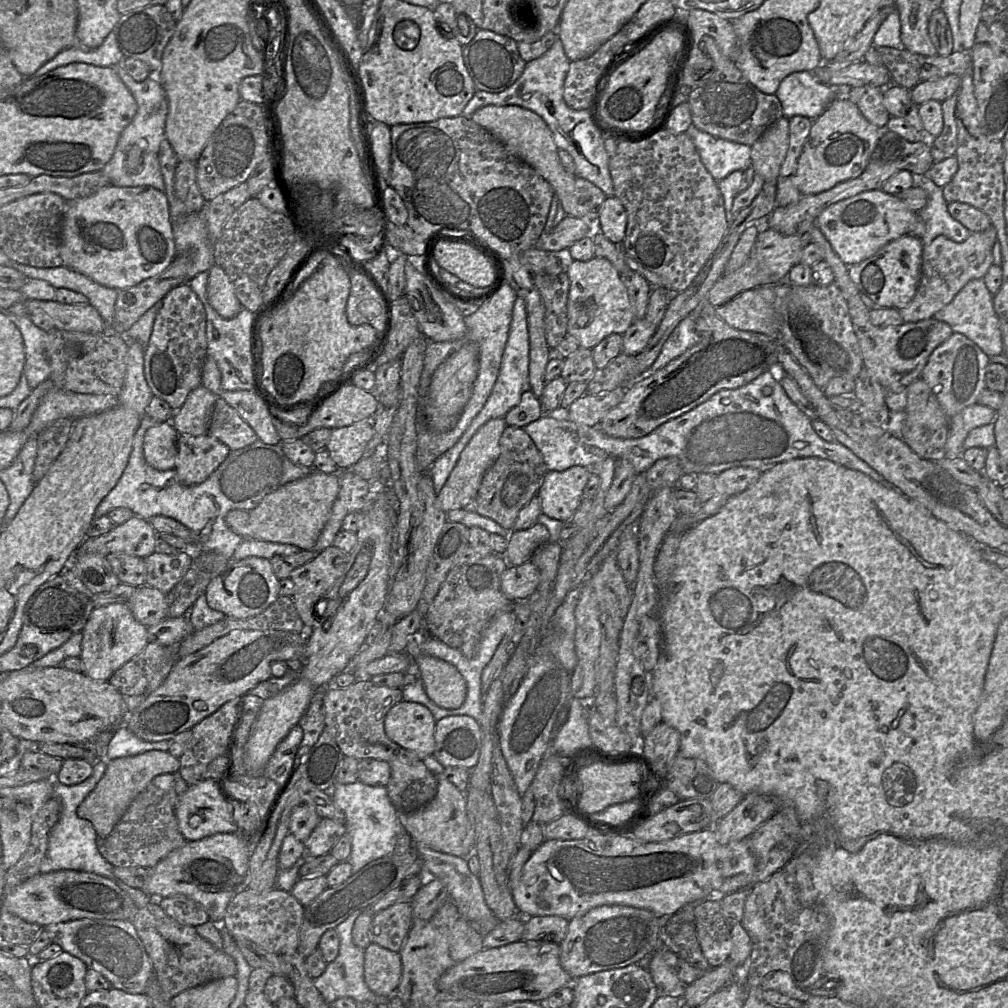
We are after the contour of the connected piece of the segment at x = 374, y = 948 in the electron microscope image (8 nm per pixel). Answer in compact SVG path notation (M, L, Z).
M370 943L364 950L364 980L369 989L380 996L391 997L402 976L402 963L398 952Z

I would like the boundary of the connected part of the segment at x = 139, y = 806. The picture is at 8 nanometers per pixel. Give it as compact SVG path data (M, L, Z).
M174 775L154 777L131 802L112 832L107 837L97 838L103 858L114 867L153 868L169 853L185 845L187 840L179 830L175 814L177 801Z

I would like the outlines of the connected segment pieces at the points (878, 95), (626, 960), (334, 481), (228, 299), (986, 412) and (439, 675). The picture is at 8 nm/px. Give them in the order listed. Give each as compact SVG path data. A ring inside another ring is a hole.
M865 85L851 88L848 95L848 100L879 130L886 130L886 124L891 117L883 104L883 90L884 88Z
M604 905L593 908L569 921L567 934L559 943L560 964L573 979L595 972L636 964L644 956L652 954L661 947L664 918L647 909L623 905Z
M317 470L281 486L249 511L254 540L291 544L301 550L312 550L330 517L338 493L338 474L326 474Z
M219 265L209 270L208 300L213 309L225 319L236 317L243 309L231 279Z
M975 403L951 417L945 446L946 457L961 457L968 433L974 428L994 423L996 414L994 409Z
M415 637L409 639L404 653L417 663L426 694L436 705L445 709L457 709L462 706L467 696L467 683L455 666L422 653Z

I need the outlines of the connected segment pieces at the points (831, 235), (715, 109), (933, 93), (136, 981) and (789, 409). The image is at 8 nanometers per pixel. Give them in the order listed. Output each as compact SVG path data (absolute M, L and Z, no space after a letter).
M870 190L827 207L817 217L815 225L840 260L847 266L854 266L874 255L891 240L912 233L916 213L895 195Z
M704 35L699 50L714 68L707 69L701 77L701 85L692 89L689 95L687 102L692 124L712 136L751 147L769 126L783 117L780 101L775 94L762 93L750 83L735 63L722 55L712 37Z
M949 74L941 78L920 81L910 90L912 101L921 105L929 100L943 102L953 95L957 95L961 86L961 77Z
M84 918L50 924L42 929L63 951L100 973L112 984L112 988L128 994L145 994L148 982L154 975L153 966L131 921Z
M767 370L750 383L737 389L721 390L715 393L694 409L662 424L653 432L641 438L611 437L597 427L572 422L563 415L551 414L544 414L539 420L525 426L523 430L535 443L548 471L565 471L573 466L591 469L595 464L611 457L615 460L625 459L629 461L637 475L645 473L659 459L676 457L681 463L684 474L709 473L718 475L735 467L752 467L763 472L782 462L798 458L817 457L859 471L886 487L892 487L879 473L848 448L836 441L826 442L820 438L812 427L812 420L785 393L775 370Z

